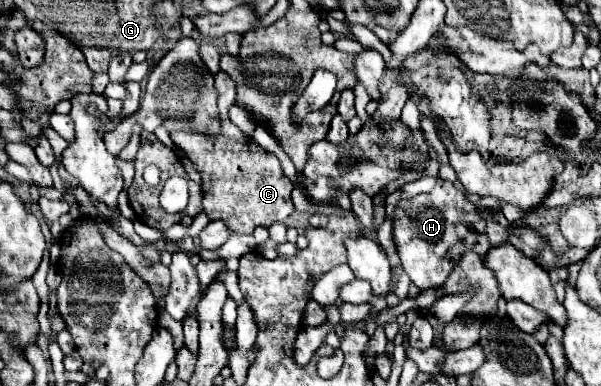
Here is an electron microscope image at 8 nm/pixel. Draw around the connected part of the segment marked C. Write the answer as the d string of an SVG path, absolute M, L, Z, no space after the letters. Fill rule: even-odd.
M216 73L218 89L218 109L222 119L222 131L216 141L206 139L194 131L174 131L174 143L186 153L186 157L196 165L202 175L202 195L204 211L210 221L224 221L232 233L252 233L256 227L270 227L274 221L284 221L292 211L294 203L290 193L294 189L292 181L282 173L280 161L266 149L246 137L228 115L230 105L236 101L236 85L228 73Z

